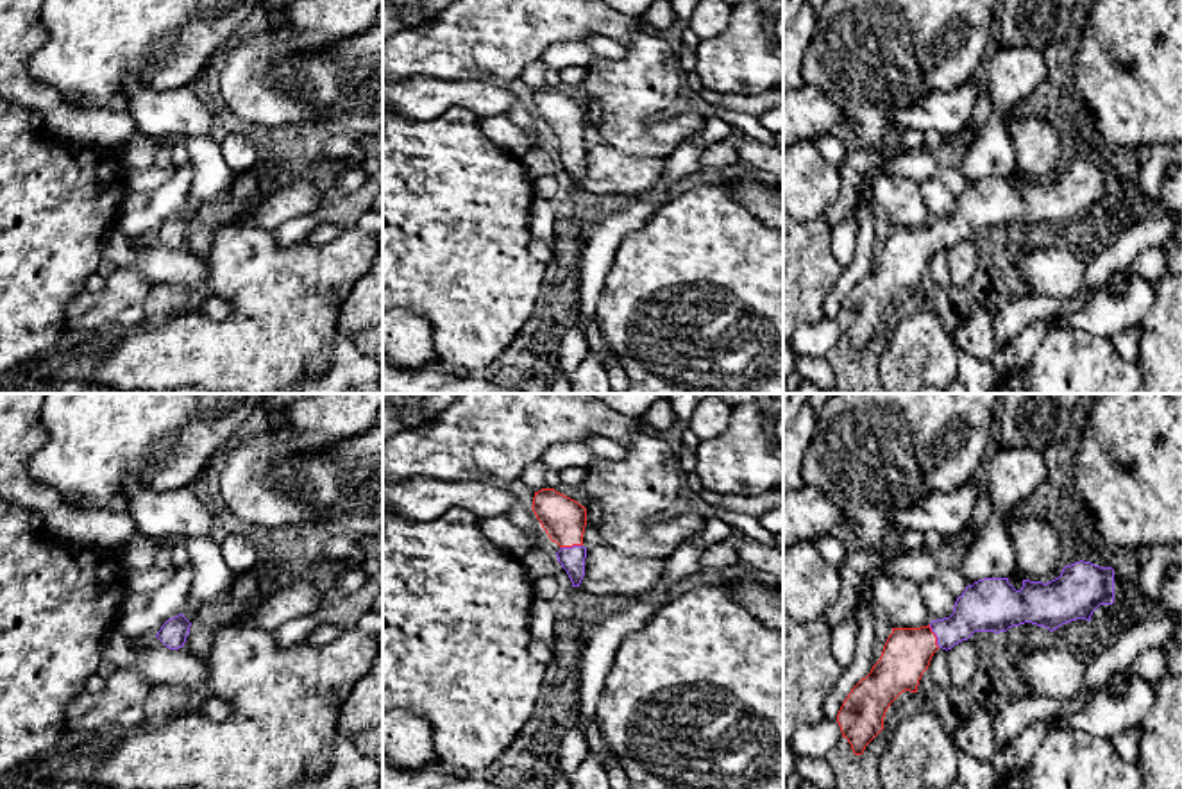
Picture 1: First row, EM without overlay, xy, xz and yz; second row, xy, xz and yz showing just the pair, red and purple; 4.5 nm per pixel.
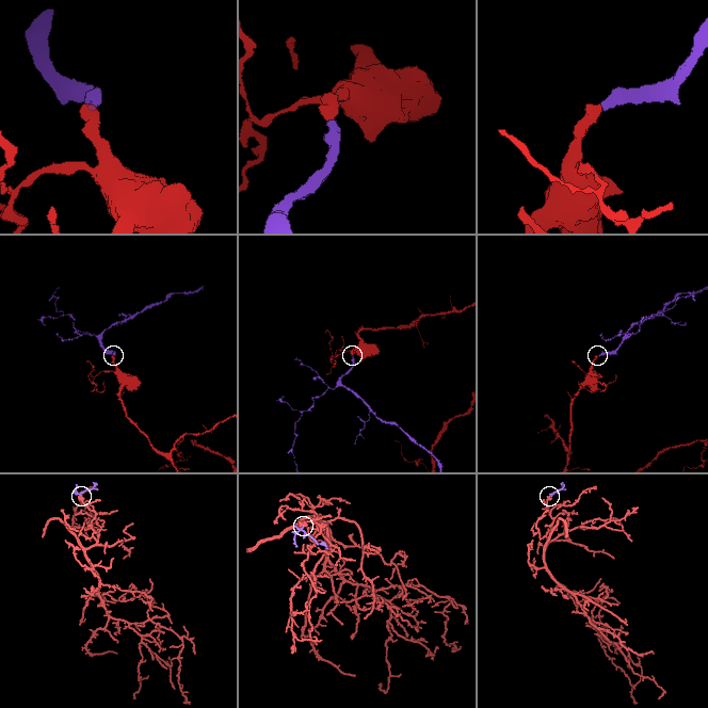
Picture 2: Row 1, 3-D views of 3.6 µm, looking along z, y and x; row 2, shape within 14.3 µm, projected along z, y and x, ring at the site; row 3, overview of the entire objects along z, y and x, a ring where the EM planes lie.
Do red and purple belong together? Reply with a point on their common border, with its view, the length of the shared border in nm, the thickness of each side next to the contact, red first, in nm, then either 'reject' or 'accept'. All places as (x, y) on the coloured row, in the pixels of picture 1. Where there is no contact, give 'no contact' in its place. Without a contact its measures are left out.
contact yz (934, 636); length 120 nm; calibres 220 and 200 nm; accept

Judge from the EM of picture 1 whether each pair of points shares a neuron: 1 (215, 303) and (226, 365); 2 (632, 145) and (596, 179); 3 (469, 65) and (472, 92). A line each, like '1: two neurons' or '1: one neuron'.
1: two neurons
2: two neurons
3: two neurons

